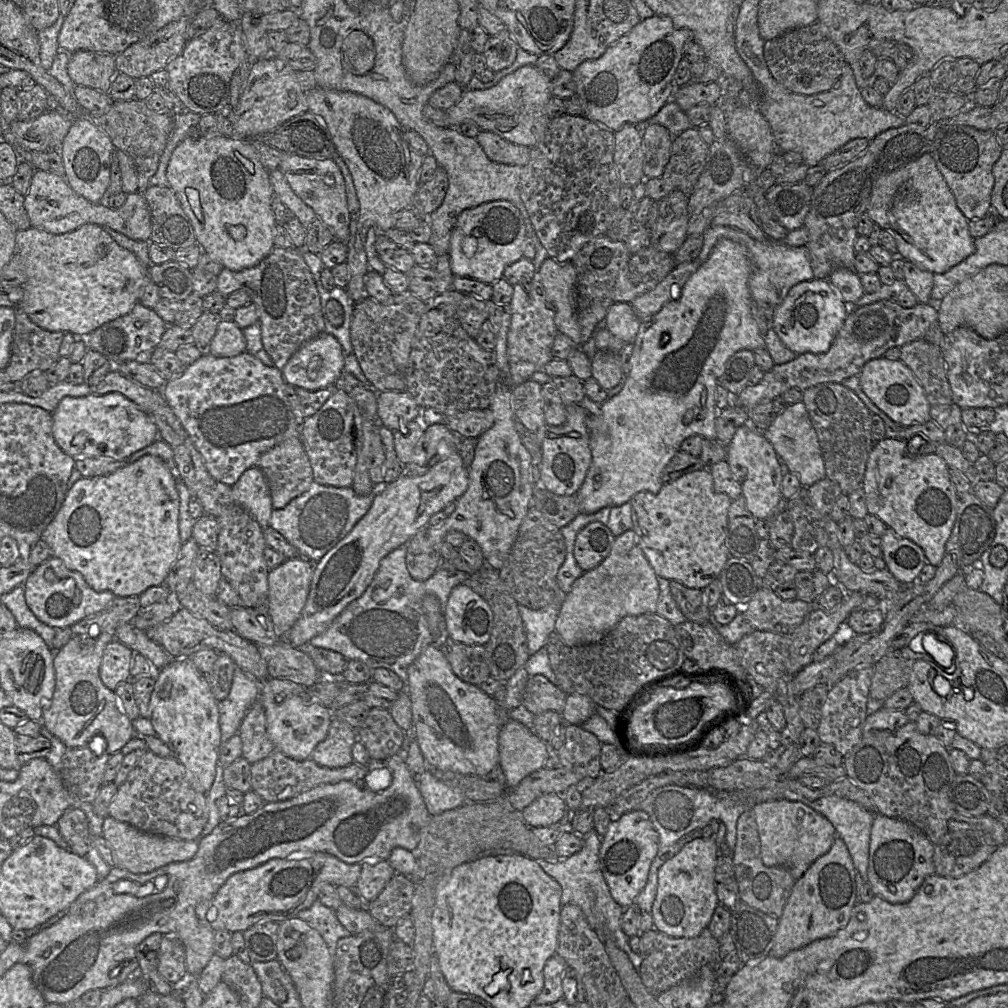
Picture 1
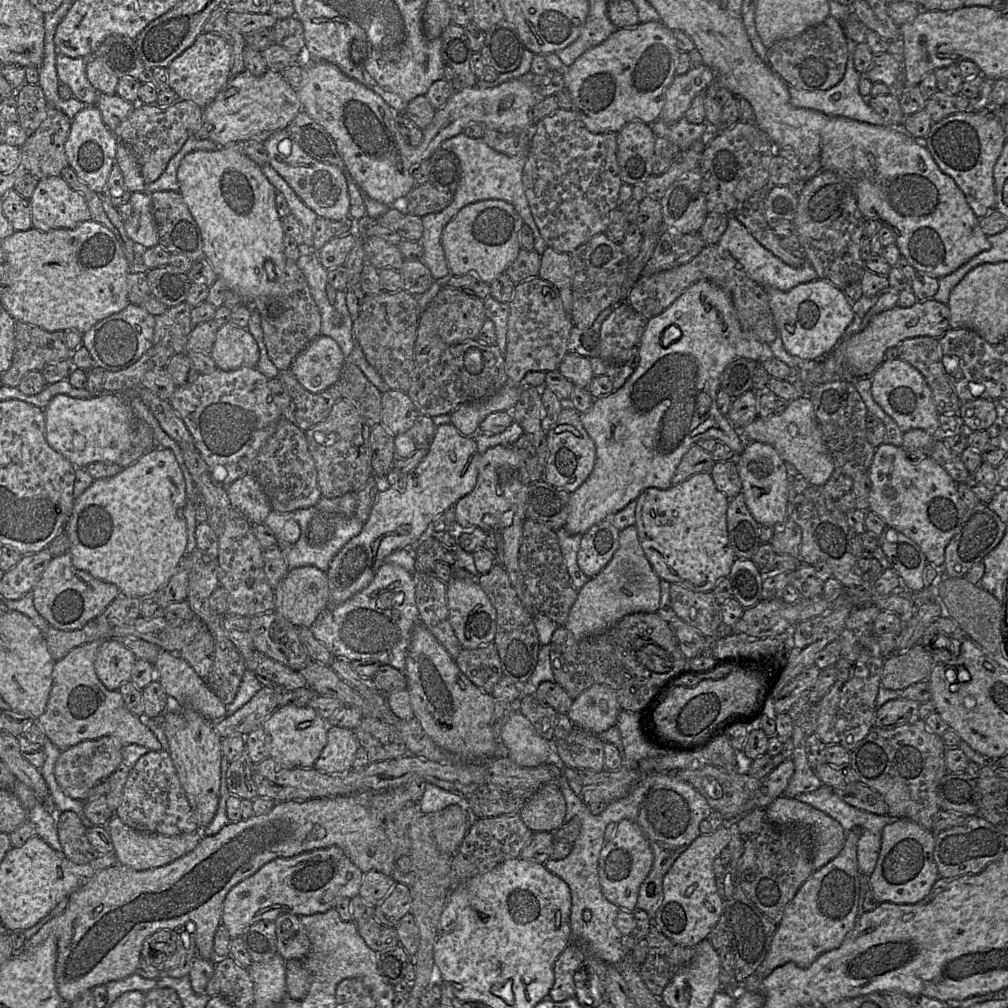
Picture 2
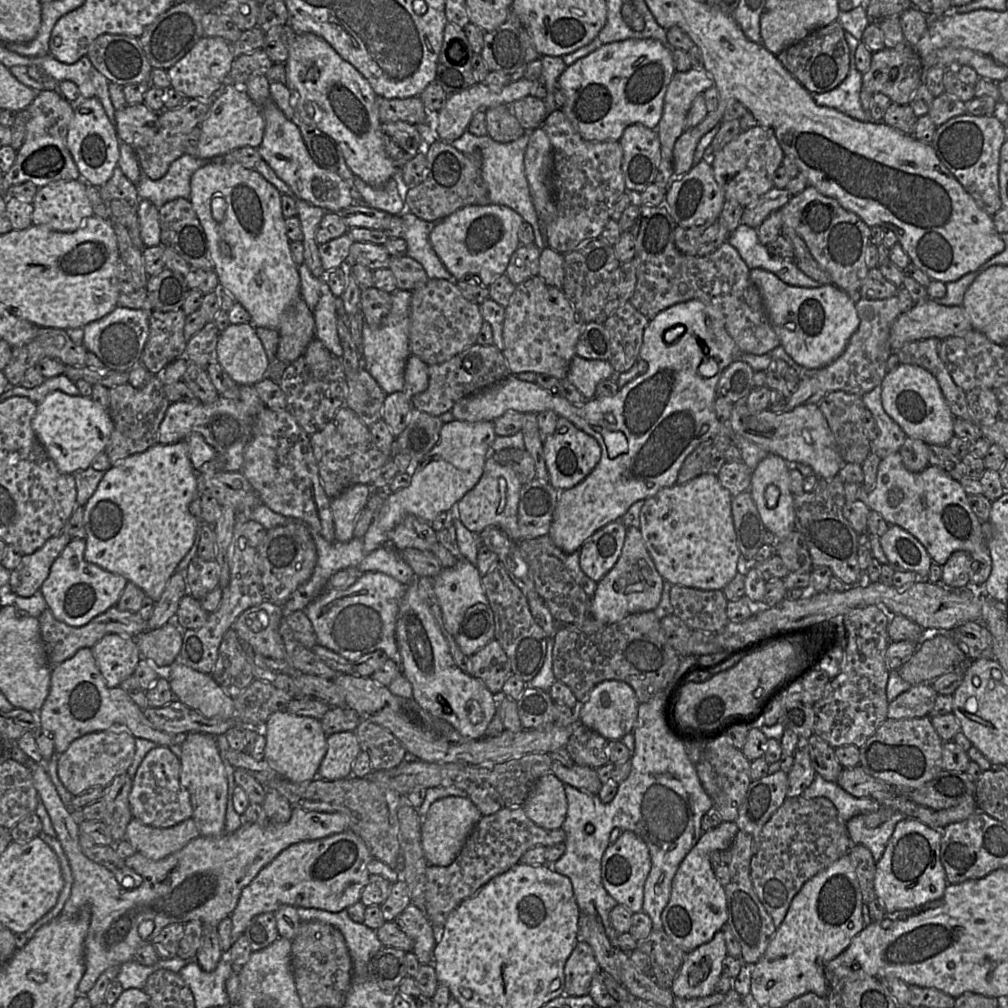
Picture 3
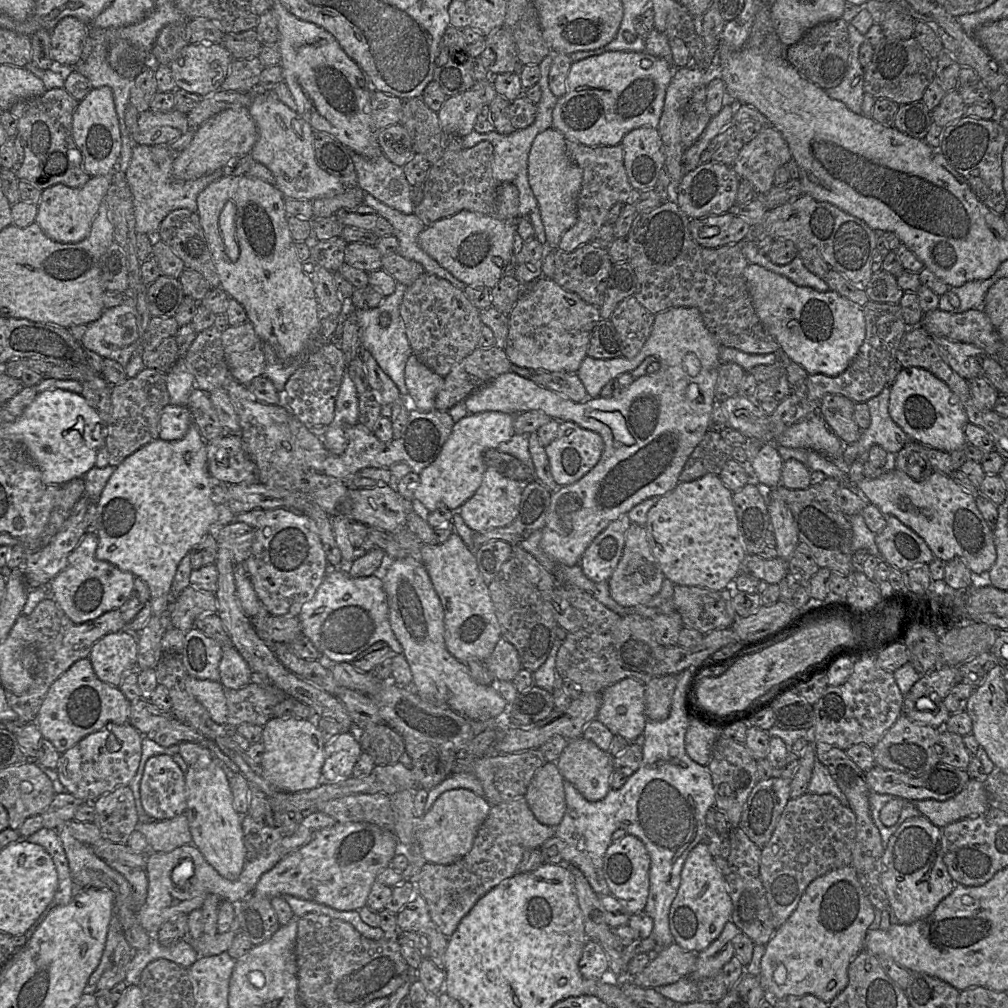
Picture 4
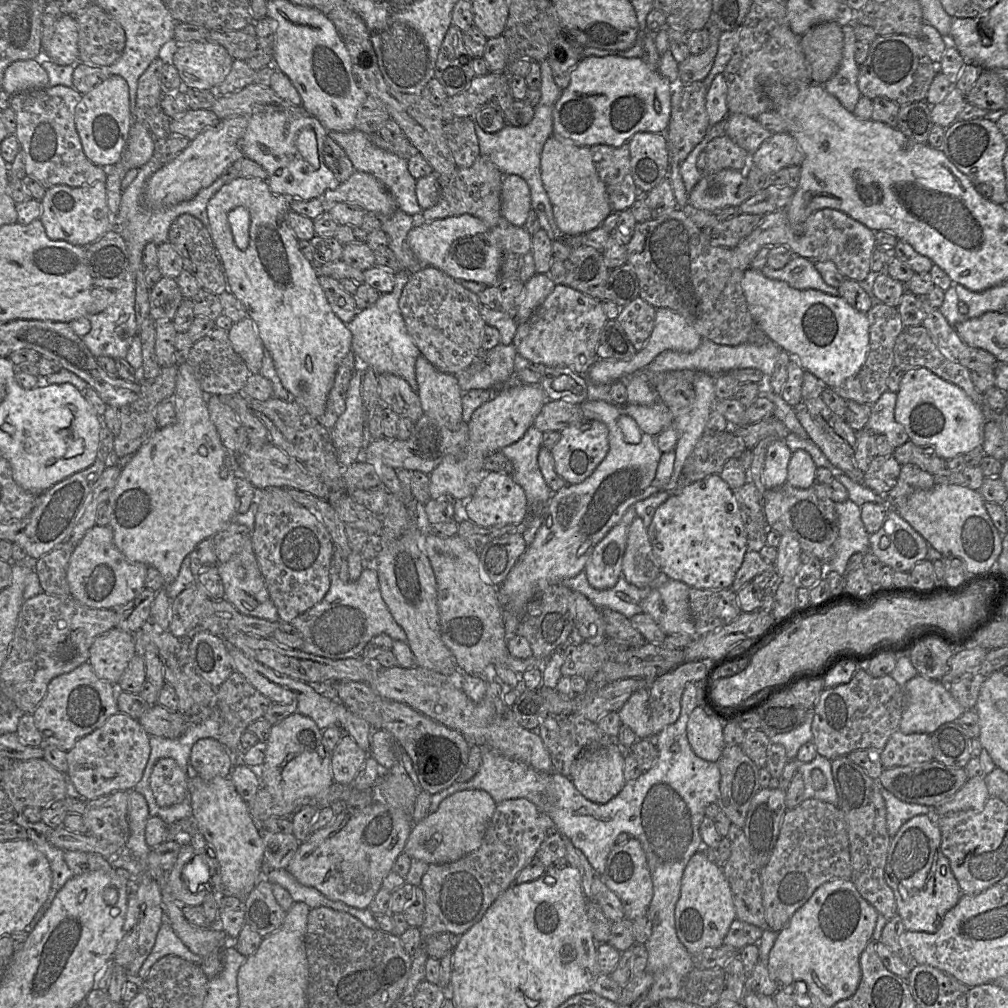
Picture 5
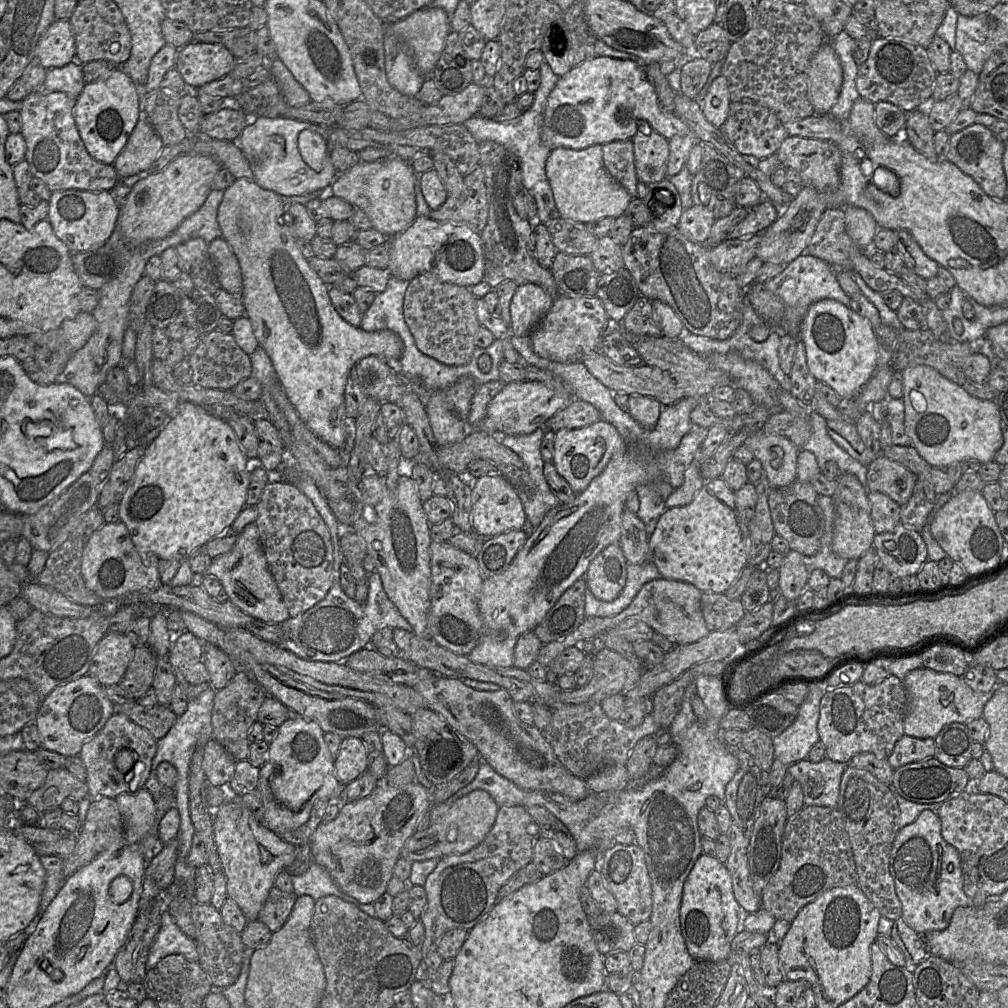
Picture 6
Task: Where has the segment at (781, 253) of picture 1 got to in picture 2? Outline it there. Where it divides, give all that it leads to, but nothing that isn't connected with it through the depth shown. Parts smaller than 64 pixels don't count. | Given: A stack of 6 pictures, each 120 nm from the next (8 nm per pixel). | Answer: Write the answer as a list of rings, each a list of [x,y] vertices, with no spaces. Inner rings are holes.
[[[733,216],[729,217],[728,226],[717,245],[728,251],[745,273],[753,281],[765,288],[771,287],[785,292],[799,284],[818,279],[816,271],[808,261],[801,267],[787,265],[769,250],[764,248],[751,235],[747,228]]]

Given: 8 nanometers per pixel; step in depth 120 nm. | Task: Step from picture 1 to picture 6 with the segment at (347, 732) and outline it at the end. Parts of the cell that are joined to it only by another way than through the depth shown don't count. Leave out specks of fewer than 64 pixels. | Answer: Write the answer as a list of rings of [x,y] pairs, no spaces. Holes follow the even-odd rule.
[[[342,738],[337,757],[333,761],[335,776],[342,785],[356,780],[367,771],[367,752],[359,738]]]

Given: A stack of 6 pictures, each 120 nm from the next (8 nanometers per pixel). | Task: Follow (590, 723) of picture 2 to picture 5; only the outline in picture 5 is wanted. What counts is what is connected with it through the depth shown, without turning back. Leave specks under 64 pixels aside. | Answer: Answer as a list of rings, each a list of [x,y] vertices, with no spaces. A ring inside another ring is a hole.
[[[649,688],[635,691],[618,714],[621,723],[628,726],[639,740],[653,735],[649,718]]]

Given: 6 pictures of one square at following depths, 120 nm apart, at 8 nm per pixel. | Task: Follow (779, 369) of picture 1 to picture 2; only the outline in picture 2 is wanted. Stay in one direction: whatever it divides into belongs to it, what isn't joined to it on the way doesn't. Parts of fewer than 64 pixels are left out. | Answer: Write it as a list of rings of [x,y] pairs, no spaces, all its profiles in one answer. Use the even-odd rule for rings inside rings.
[[[932,299],[917,301],[909,308],[895,306],[889,310],[874,315],[868,325],[859,333],[845,341],[844,370],[854,378],[869,378],[876,368],[885,360],[888,348],[897,347],[908,338],[929,336],[942,337],[950,329],[950,309]]]

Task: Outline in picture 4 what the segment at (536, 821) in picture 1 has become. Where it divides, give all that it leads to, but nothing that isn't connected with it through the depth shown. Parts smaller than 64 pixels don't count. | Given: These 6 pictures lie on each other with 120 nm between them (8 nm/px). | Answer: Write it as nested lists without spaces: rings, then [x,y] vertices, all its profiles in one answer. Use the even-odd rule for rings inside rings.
[[[545,762],[530,782],[525,799],[537,818],[545,825],[555,828],[566,811],[564,778],[557,764]]]

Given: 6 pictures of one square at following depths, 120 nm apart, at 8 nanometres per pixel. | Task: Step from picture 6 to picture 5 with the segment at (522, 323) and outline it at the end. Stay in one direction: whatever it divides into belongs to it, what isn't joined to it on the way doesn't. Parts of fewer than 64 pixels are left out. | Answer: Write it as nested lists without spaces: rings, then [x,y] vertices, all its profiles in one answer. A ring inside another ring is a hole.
[[[538,273],[524,283],[523,295],[515,317],[516,322],[526,322],[552,292],[555,285],[548,274]]]

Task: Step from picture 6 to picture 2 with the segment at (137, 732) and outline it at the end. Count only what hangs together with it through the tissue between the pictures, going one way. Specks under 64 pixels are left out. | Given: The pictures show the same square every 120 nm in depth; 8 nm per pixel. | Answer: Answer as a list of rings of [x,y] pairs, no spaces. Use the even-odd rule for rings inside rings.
[[[103,736],[98,739],[84,740],[62,751],[58,757],[54,774],[63,792],[73,799],[85,802],[90,790],[104,777],[110,777],[123,762],[120,740],[114,736]]]

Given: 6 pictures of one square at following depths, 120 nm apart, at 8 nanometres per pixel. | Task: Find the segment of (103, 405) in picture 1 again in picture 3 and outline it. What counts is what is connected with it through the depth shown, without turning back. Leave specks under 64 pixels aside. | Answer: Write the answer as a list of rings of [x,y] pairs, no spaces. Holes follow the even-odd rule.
[[[53,391],[37,404],[32,428],[58,470],[75,474],[91,466],[95,457],[104,452],[113,431],[108,409],[94,402],[91,397],[71,396]]]

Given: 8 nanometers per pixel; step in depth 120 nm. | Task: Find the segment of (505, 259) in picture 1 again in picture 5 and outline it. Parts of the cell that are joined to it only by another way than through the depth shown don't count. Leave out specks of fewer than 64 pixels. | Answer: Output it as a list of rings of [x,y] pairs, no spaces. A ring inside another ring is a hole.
[[[470,214],[446,217],[431,222],[419,221],[408,233],[407,243],[424,266],[437,268],[454,279],[498,286],[501,249],[491,228]]]

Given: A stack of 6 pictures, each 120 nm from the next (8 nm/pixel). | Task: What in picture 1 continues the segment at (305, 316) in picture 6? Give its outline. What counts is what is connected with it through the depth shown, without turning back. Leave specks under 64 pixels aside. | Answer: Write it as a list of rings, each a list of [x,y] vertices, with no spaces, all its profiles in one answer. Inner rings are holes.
[[[225,136],[187,137],[173,150],[167,165],[166,176],[169,187],[175,193],[183,212],[189,219],[197,244],[202,251],[219,262],[223,268],[241,271],[257,265],[269,255],[274,248],[274,229],[277,225],[271,208],[274,192],[269,180],[269,171],[262,165],[256,149],[252,145],[252,140]],[[186,188],[193,188],[198,191],[204,213],[203,222],[191,211],[191,206],[185,196]]]

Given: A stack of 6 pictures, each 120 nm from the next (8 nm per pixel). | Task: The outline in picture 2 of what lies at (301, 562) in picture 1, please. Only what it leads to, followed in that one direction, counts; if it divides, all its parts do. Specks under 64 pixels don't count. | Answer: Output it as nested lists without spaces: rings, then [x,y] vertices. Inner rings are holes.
[[[313,566],[291,569],[274,589],[274,596],[274,611],[296,627],[311,627],[328,605],[326,572]]]

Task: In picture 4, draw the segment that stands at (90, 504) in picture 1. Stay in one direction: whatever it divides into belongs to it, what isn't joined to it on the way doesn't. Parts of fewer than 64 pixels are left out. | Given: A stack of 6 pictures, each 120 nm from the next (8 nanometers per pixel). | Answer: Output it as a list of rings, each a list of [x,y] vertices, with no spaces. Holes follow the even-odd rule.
[[[192,423],[182,439],[166,441],[157,438],[126,457],[116,466],[100,495],[96,531],[99,542],[95,557],[147,583],[152,615],[160,615],[169,610],[171,586],[182,558],[209,532],[222,527],[217,526],[218,512],[211,499],[215,482],[207,469],[207,441]]]

